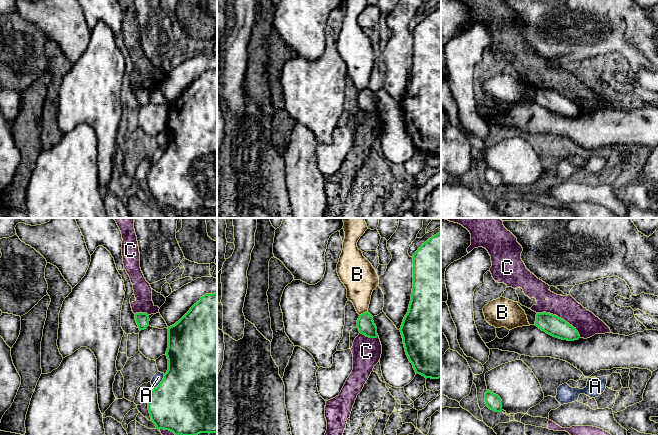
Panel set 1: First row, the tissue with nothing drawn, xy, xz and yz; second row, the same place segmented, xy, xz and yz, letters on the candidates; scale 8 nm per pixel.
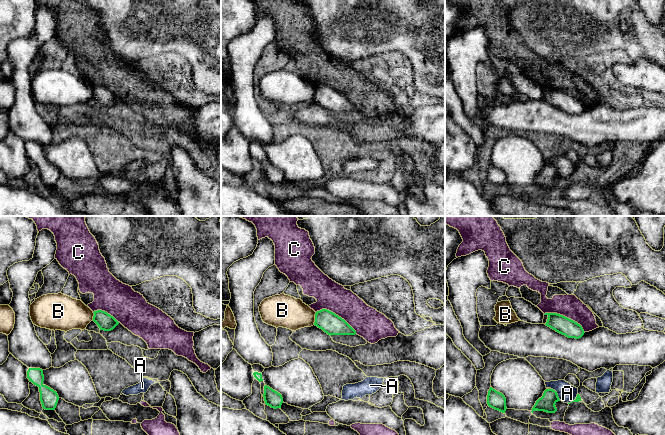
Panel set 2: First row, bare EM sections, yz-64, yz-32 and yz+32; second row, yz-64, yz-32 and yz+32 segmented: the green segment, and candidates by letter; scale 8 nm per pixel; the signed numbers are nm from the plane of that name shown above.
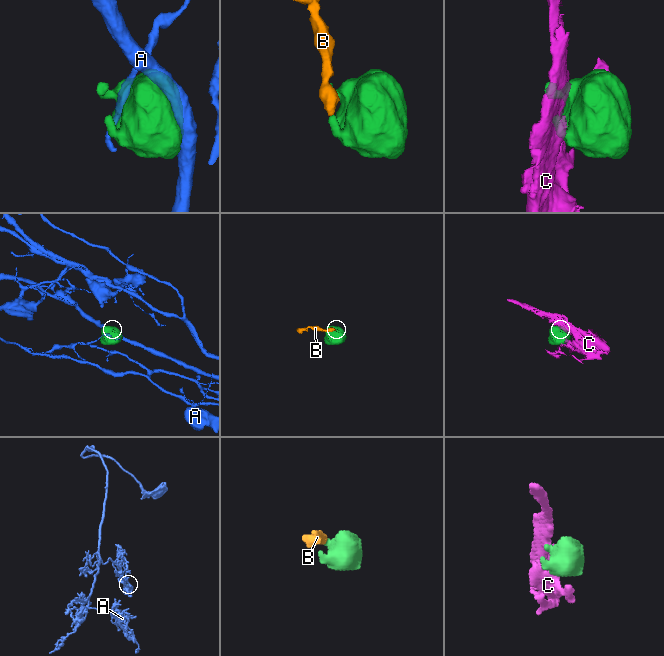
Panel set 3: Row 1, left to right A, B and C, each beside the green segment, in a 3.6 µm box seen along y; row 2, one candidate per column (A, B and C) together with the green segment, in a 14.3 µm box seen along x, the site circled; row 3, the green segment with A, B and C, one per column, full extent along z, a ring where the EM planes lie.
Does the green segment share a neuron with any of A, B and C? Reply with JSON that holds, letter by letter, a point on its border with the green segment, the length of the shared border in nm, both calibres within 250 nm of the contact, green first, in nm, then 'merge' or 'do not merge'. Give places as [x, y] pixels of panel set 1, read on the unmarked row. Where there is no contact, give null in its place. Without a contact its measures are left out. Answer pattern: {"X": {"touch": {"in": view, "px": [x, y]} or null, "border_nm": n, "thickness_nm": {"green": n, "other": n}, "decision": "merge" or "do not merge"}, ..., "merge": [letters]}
{"A": {"touch": {"in": "xy", "px": [161, 158]}, "border_nm": 160, "thickness_nm": {"green": 500, "other": 80}, "decision": "do not merge"}, "B": {"touch": {"in": "xz", "px": [363, 89]}, "border_nm": 80, "thickness_nm": {"green": 140, "other": 240}, "decision": "do not merge"}, "C": {"touch": {"in": "yz", "px": [560, 94]}, "border_nm": 400, "thickness_nm": {"green": 160, "other": 190}, "decision": "do not merge"}, "merge": []}

